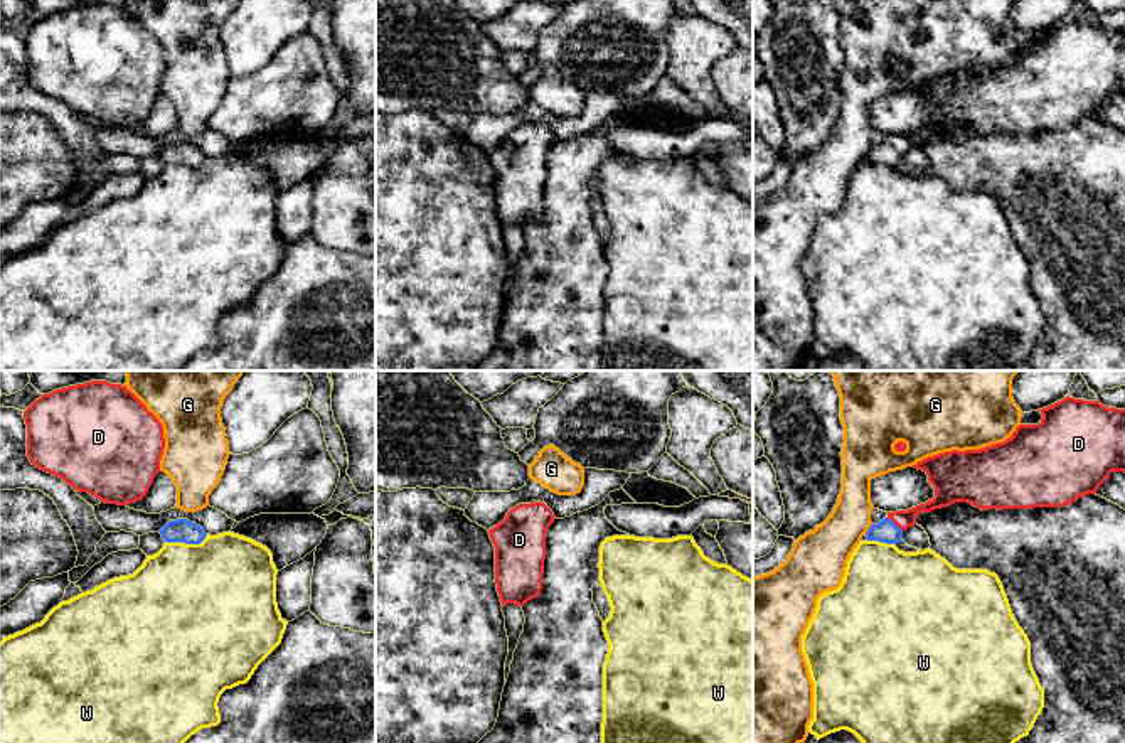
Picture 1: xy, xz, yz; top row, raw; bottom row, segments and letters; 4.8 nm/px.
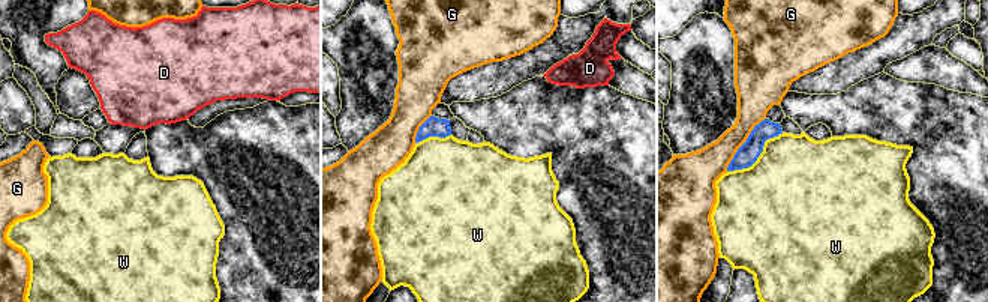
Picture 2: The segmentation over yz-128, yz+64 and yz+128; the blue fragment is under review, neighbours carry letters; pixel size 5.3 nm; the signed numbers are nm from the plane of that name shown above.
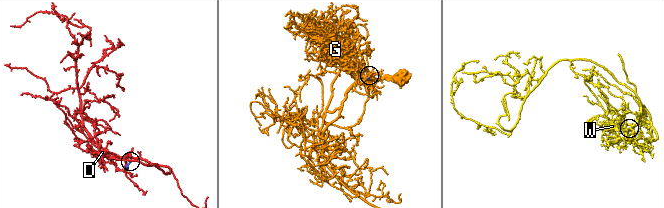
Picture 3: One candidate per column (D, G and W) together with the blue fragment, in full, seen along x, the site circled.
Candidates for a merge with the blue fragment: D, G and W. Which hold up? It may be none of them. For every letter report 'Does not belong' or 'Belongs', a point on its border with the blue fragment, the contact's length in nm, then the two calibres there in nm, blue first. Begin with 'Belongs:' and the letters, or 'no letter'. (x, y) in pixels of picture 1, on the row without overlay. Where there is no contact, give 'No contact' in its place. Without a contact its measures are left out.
Belongs: D
D: Belongs. Touches blue at yz (895, 147). Shared border 100 nm. Thickness 110 nm (blue) against 90 nm
G: Does not belong. Touches blue at yz (868, 152). Shared border 70 nm. Thickness 110 nm (blue) against 240 nm
W: Does not belong. Touches blue at xy (186, 165). Shared border 220 nm. Thickness 110 nm (blue) against 500 nm

